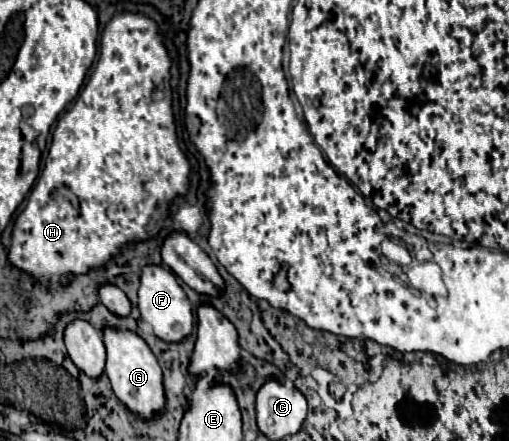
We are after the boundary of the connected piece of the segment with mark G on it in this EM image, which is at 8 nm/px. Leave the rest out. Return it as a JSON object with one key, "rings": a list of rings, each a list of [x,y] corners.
{"rings":[[[106,325],[102,329],[102,339],[106,345],[106,375],[112,383],[116,397],[140,419],[148,421],[164,409],[164,387],[162,369],[142,337],[128,329],[116,329]]]}

